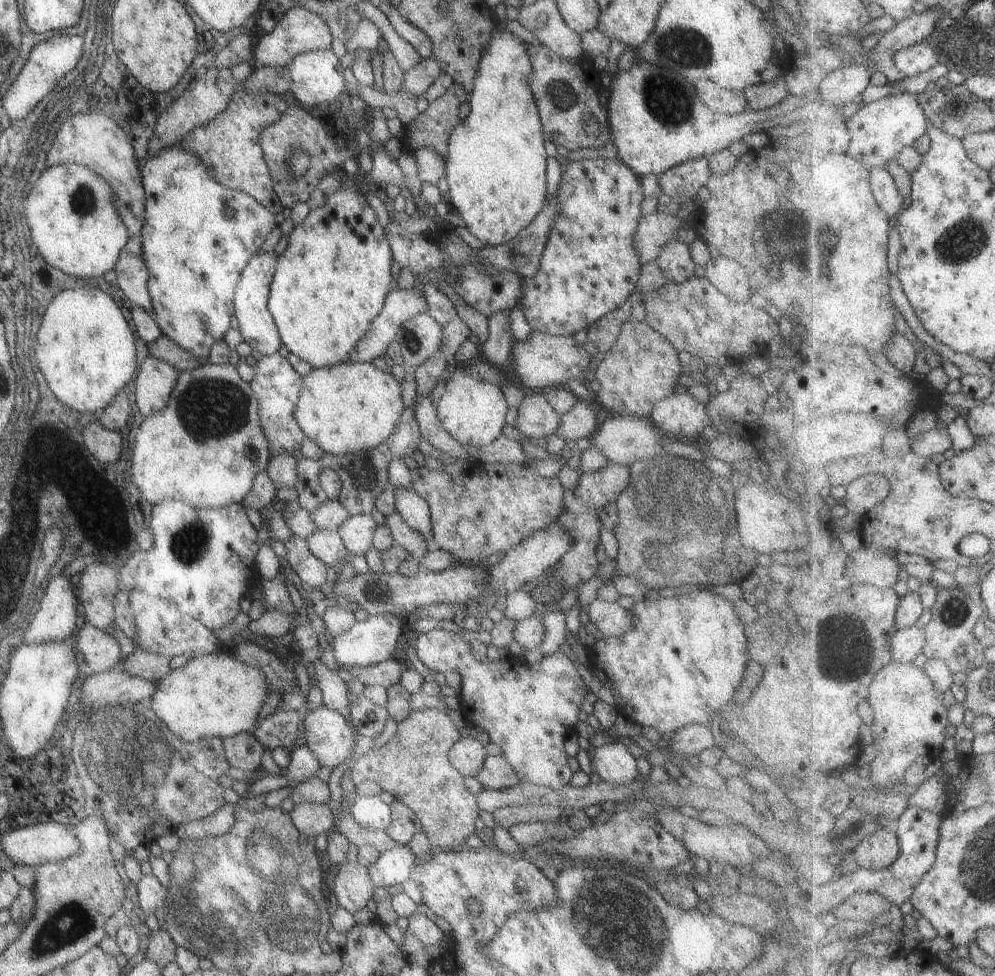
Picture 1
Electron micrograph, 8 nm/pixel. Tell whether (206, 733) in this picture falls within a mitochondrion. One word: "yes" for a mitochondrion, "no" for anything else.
no

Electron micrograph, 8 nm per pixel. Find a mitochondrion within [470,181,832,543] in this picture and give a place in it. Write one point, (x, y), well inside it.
(677, 485)

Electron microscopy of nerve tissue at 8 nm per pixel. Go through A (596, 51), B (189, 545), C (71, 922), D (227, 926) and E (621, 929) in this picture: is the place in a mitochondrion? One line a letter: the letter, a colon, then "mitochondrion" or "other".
A: other
B: mitochondrion
C: mitochondrion
D: mitochondrion
E: mitochondrion

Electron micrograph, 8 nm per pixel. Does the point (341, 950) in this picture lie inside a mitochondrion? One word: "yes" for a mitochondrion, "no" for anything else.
no

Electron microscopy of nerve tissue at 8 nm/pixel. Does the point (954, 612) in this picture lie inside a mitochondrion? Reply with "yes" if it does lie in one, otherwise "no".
yes

